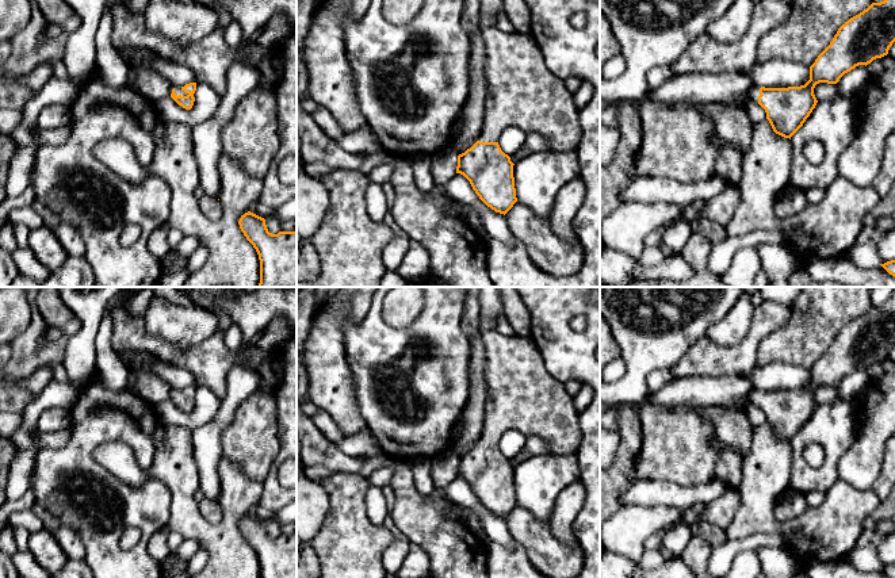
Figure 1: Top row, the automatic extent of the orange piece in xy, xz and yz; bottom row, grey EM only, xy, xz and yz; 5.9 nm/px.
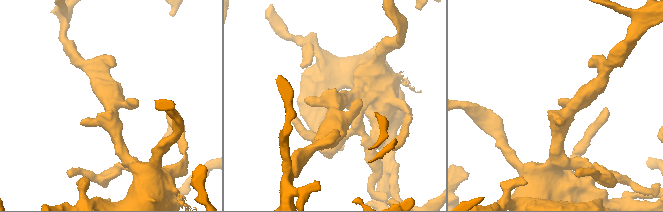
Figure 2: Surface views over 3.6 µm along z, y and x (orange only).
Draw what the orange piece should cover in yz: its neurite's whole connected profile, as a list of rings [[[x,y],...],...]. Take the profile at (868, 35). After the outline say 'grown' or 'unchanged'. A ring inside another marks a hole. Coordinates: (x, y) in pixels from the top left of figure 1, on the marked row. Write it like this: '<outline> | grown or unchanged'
[[[895,0],[872,3],[867,9],[845,22],[834,35],[830,45],[818,55],[810,66],[810,80],[800,87],[765,88],[751,85],[745,103],[737,108],[745,110],[750,102],[757,102],[766,112],[773,131],[789,138],[803,126],[815,108],[818,100],[814,88],[819,83],[837,84],[839,79],[858,65],[868,65],[876,58],[888,54],[895,42]]] | grown

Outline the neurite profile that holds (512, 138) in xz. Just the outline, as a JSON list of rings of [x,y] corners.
[[[509,126],[501,133],[497,142],[505,154],[512,156],[525,143],[525,135],[521,129]]]

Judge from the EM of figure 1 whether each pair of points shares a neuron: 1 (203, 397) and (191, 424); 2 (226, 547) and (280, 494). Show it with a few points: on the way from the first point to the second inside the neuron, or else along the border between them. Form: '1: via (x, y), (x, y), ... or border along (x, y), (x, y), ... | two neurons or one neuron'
1: via (203, 404), (203, 410), (197, 417) | one neuron
2: border along (263, 483), (257, 502) | two neurons

